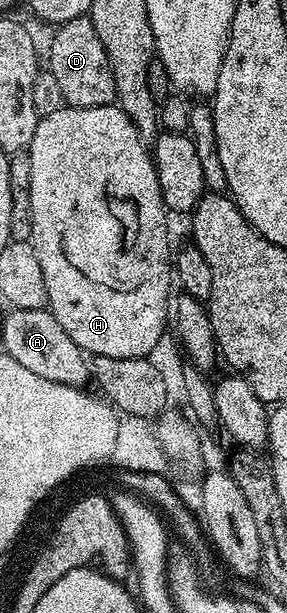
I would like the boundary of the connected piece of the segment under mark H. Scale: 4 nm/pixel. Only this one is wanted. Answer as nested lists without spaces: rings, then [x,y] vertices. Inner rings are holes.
[[[64,106],[53,114],[40,117],[35,126],[35,134],[28,146],[31,160],[30,178],[30,220],[33,223],[31,243],[43,269],[43,282],[47,282],[47,308],[53,317],[71,334],[75,342],[90,357],[142,358],[152,357],[157,343],[165,336],[165,323],[171,320],[171,296],[169,300],[169,278],[171,282],[171,250],[169,254],[169,224],[165,221],[167,209],[161,191],[159,178],[153,165],[150,149],[140,141],[139,134],[131,119],[118,106],[95,106],[94,108],[71,108]]]

